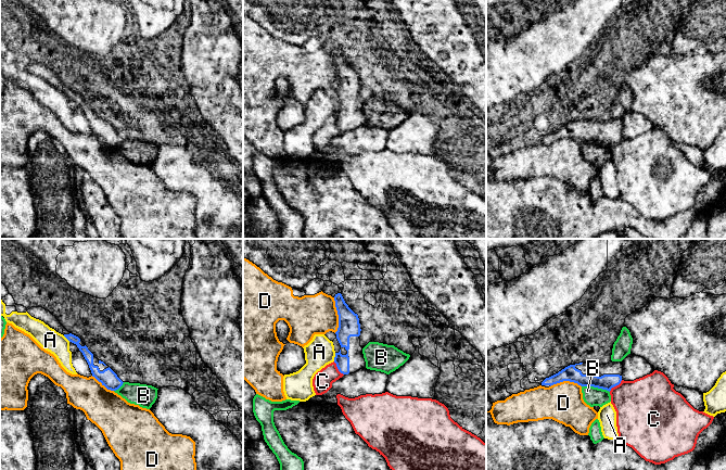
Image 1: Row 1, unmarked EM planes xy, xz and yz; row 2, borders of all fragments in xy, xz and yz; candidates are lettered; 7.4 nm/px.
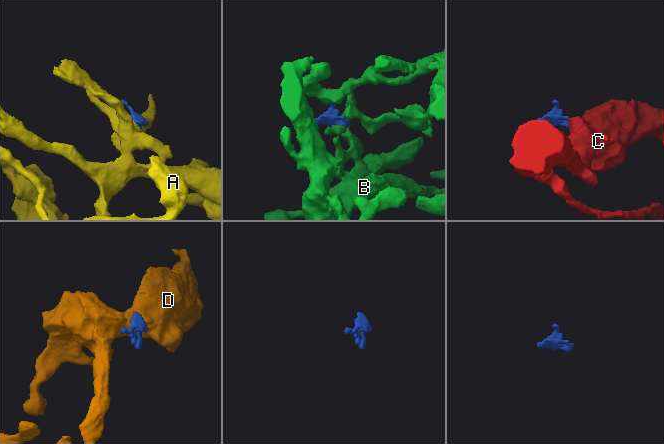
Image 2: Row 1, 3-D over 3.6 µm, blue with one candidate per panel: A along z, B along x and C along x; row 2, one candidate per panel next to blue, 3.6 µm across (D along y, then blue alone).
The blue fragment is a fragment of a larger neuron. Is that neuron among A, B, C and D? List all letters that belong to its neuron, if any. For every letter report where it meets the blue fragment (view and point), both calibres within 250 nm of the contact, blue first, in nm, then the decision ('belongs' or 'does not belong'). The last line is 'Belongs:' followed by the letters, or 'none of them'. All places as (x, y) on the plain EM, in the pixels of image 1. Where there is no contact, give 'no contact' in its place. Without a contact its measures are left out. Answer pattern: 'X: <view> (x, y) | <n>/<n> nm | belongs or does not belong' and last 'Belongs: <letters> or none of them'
A: xz (334, 114) | 150/220 nm | does not belong
B: yz (596, 143) | 110/140 nm | does not belong
C: yz (615, 142) | 110/400 nm | does not belong
D: xz (338, 71) | 160/300 nm | does not belong
Belongs: none of them

